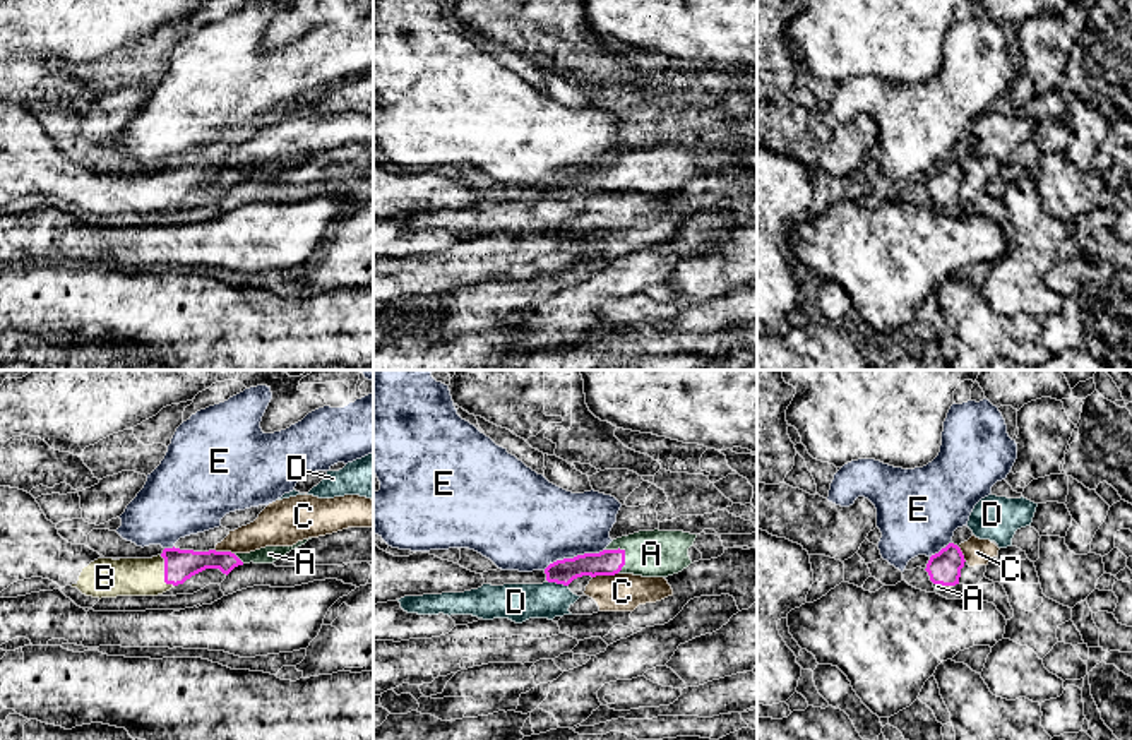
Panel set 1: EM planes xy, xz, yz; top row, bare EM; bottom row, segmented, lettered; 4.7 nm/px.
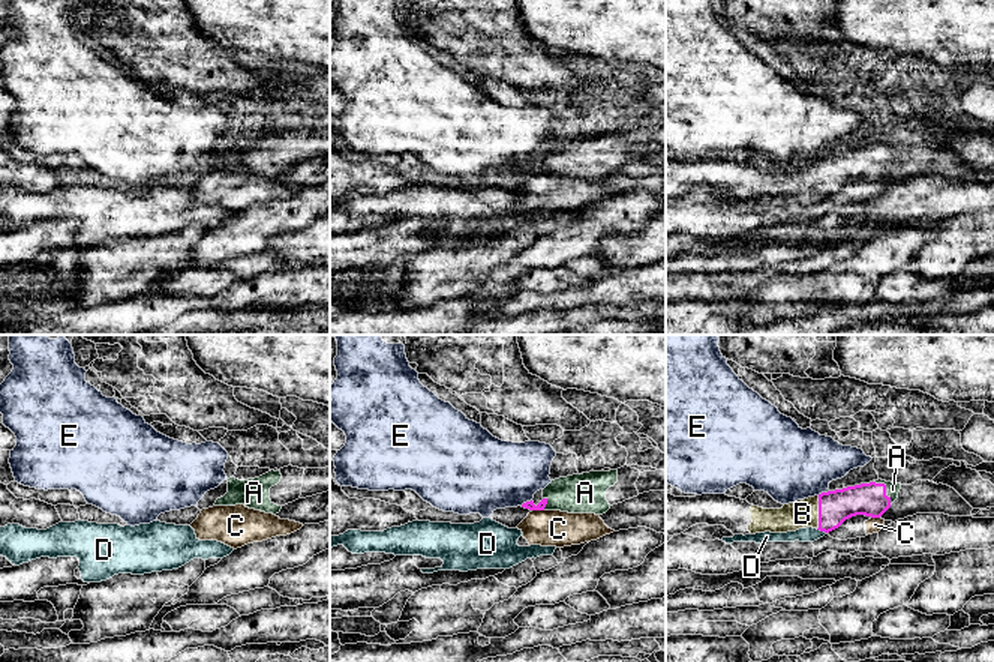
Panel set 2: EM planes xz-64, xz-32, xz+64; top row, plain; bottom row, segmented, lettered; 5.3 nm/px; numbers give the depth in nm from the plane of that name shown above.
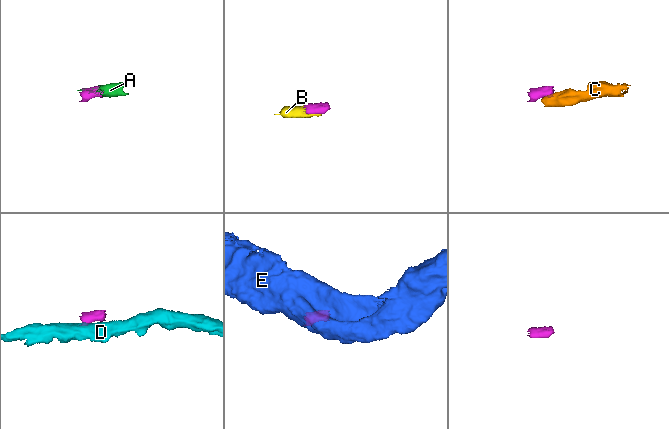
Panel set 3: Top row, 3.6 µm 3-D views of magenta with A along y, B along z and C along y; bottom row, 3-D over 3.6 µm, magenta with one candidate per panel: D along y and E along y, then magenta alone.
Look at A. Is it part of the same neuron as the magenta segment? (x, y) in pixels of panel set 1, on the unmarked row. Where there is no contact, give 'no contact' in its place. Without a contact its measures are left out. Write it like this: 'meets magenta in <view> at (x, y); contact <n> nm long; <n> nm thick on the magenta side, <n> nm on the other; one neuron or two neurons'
meets magenta in xz at (624, 170); contact 140 nm long; 130 nm thick on the magenta side, 220 nm on the other; one neuron

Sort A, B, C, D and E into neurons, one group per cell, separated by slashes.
A B / C / D / E

